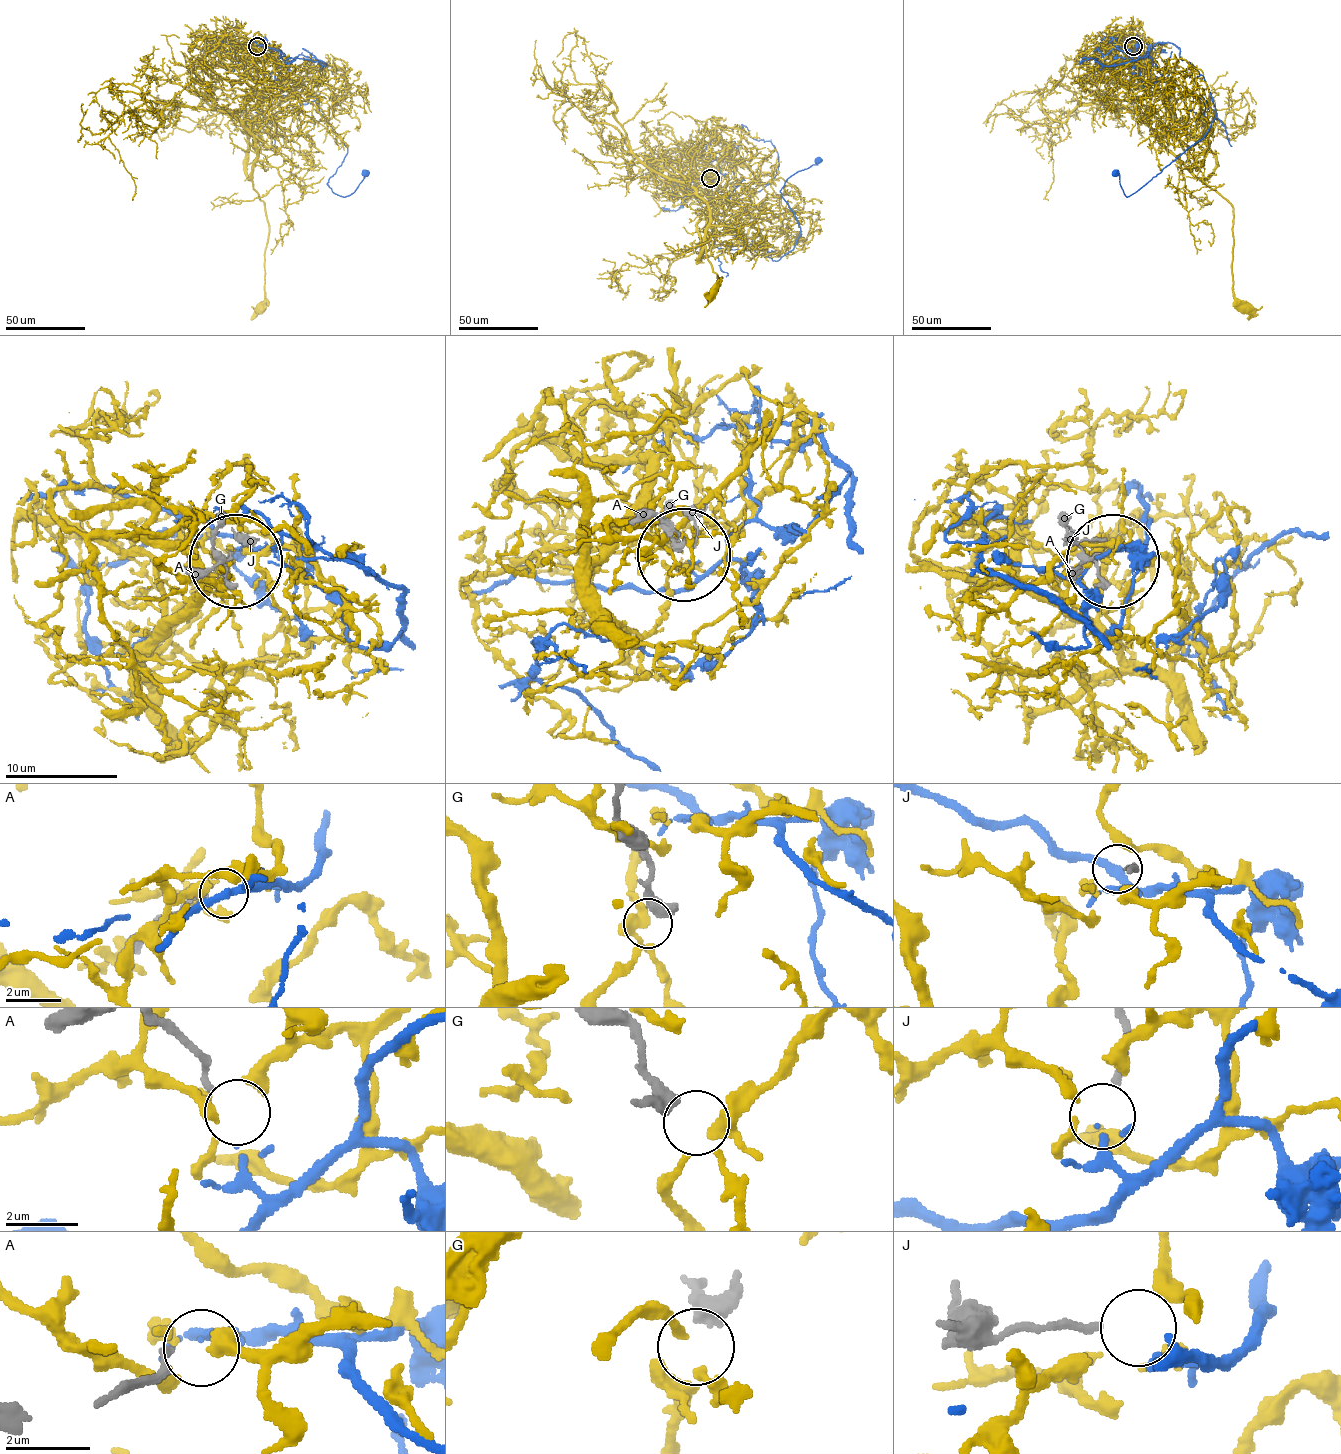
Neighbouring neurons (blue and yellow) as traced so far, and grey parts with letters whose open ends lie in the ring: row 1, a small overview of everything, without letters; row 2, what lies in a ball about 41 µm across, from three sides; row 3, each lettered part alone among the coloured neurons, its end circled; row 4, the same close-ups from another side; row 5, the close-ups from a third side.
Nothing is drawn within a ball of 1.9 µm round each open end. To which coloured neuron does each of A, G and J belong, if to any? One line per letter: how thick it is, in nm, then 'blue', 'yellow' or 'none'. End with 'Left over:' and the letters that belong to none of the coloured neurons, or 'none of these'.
A: calibre 180 nm; blue
G: calibre 500 nm; none
J: calibre 180 nm; none
Left over: G, J

